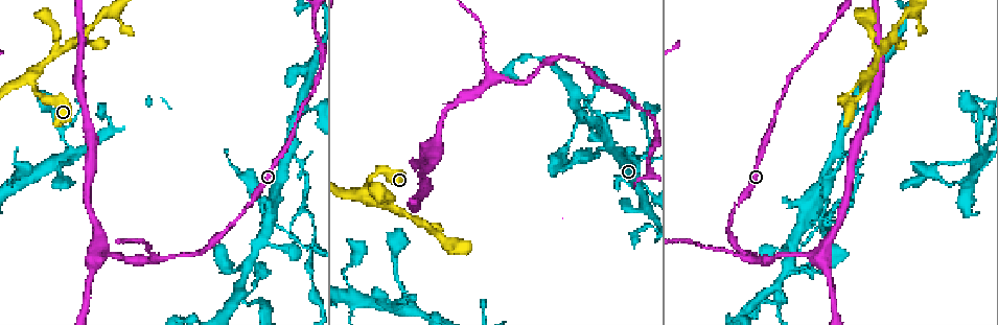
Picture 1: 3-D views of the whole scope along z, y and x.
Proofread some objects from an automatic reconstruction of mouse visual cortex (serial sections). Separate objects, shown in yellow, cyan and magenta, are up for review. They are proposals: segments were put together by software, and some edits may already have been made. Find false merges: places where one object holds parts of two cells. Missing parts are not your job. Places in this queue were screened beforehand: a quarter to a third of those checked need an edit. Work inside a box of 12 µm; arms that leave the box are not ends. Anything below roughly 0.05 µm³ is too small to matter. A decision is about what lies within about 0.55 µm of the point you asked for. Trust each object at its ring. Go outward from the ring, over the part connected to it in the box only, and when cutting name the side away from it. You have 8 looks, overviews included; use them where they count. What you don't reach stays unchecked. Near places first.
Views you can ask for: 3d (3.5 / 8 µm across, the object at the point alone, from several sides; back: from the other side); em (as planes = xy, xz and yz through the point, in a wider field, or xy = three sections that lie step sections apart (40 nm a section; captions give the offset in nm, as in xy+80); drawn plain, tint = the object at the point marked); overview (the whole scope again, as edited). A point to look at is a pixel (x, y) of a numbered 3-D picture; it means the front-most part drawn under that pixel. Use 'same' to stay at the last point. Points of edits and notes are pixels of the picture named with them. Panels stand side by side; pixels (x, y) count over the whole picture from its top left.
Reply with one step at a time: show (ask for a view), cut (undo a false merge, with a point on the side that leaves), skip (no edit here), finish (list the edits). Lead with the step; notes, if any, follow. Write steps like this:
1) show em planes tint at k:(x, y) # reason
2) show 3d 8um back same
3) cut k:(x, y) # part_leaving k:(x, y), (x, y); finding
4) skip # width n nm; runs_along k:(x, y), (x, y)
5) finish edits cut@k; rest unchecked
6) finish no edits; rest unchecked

show 3d 8um at 1:(160, 257) # branch point

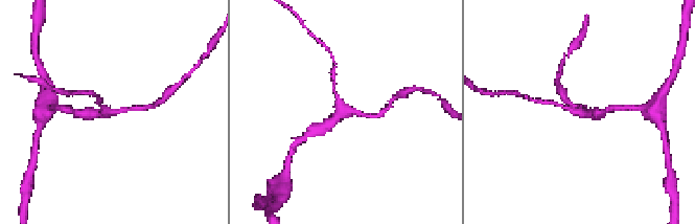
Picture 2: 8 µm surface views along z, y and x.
show 3d 3.5um at 2:(343, 109)

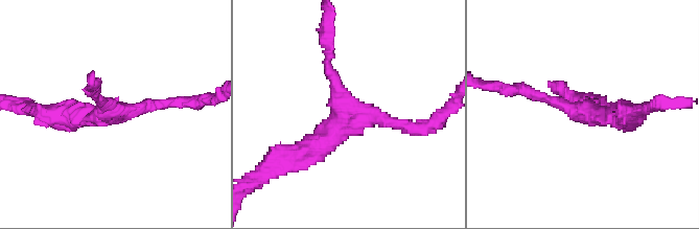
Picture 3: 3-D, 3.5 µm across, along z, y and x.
show em xy step 1 tint at 3:(584, 111) # arms 3; arm_widths 150, 150, 350 nm; shape alone is not enough

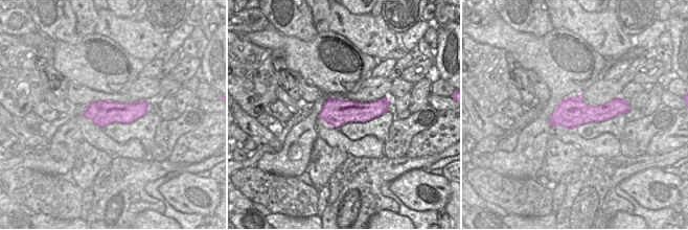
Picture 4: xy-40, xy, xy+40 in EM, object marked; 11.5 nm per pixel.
skip # runs_along 3:(415, 127), (353, 110), (296, 156); all the same cell

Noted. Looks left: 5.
show 3d 3.5um back at 1:(847, 153) # three-way junction

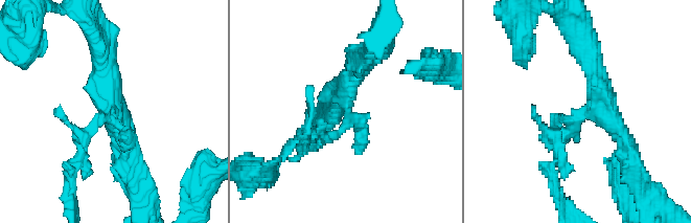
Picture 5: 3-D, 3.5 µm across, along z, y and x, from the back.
show em planes tint at 5:(578, 119) # need the tissue

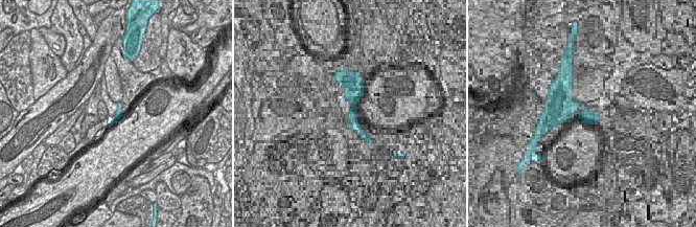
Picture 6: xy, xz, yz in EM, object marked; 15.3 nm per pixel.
cut 5:(84, 138) # width 120 nm; two cells meet here

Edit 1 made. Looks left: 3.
show overview # see it whole again

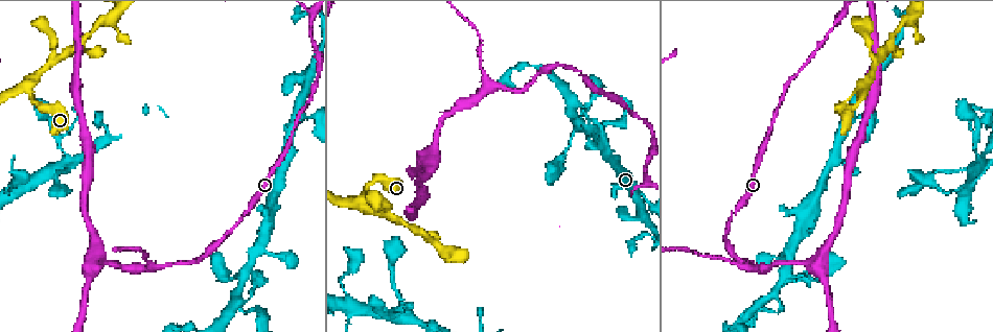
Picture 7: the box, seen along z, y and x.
show 3d 3.5um back at 7:(774, 294)

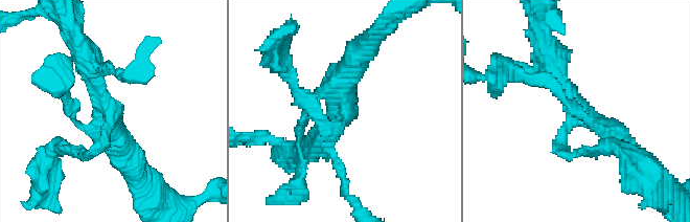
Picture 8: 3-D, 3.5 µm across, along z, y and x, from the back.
show em xy step 1 tint at 8:(112, 108) # arms 4; arm_widths 150, 200, 350, 350 nm

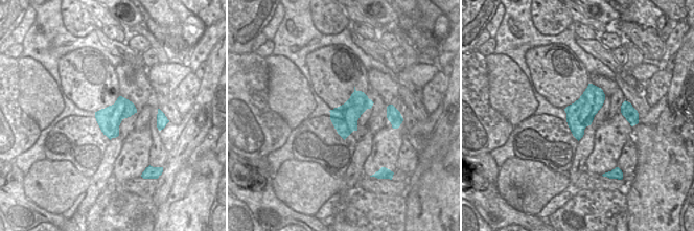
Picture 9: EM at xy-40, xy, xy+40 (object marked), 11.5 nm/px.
skip # continuous, no second cell

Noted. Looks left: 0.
finish edits cut@5; rest unchecked

